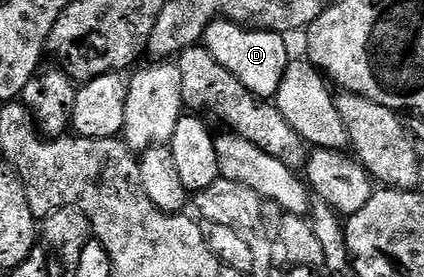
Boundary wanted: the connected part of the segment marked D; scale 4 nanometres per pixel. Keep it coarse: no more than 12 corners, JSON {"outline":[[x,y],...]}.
{"outline":[[215,19],[202,46],[245,89],[274,100],[288,41]]}

